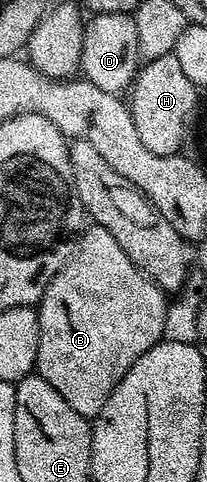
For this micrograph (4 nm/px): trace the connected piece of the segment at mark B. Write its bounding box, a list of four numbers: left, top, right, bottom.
[36,225,168,420]

